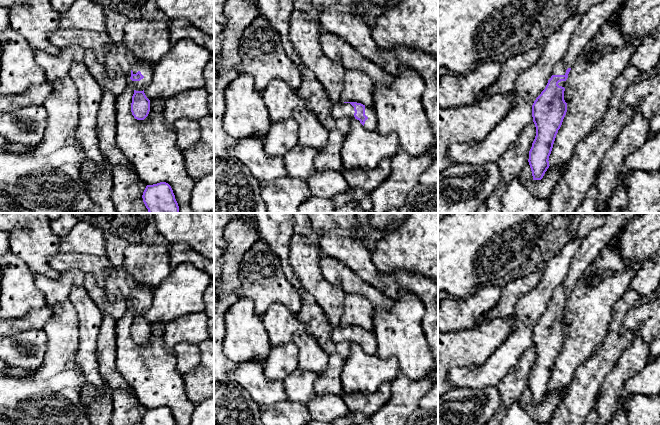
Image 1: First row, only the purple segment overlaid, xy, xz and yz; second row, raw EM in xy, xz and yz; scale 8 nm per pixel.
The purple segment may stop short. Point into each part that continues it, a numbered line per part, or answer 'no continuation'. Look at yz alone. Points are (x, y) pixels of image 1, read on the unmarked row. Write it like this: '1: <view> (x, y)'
1: yz (596, 239)

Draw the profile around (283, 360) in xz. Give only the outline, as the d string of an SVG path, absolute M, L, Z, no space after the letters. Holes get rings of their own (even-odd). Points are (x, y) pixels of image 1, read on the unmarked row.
M291 340L272 347L264 364L263 373L268 380L283 381L298 368L298 348Z

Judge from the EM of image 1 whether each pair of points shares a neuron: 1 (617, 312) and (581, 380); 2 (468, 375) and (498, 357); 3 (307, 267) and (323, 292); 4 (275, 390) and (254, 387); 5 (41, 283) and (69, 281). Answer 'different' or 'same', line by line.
1: same
2: same
3: same
4: same
5: same

